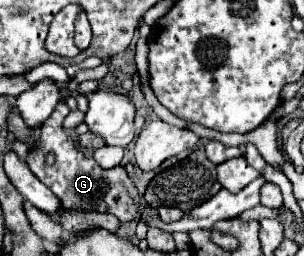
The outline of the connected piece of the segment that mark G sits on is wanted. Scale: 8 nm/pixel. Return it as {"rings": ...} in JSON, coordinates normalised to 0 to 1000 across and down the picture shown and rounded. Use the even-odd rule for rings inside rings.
{"rings":[[[191,406],[184,430],[164,445],[164,461],[138,484],[132,547],[86,617],[99,664],[197,773],[211,813],[362,828],[395,867],[441,859],[454,836],[454,789],[461,789],[461,758],[454,758],[441,711],[421,695],[401,641],[375,648],[362,664],[342,664],[309,633],[303,609],[283,609],[276,594],[250,586],[237,539],[204,500],[204,469],[217,461],[224,438],[230,430],[217,406]],[[158,594],[171,594],[184,609],[184,633],[171,648],[151,648],[151,633],[145,633],[145,609]]]}

